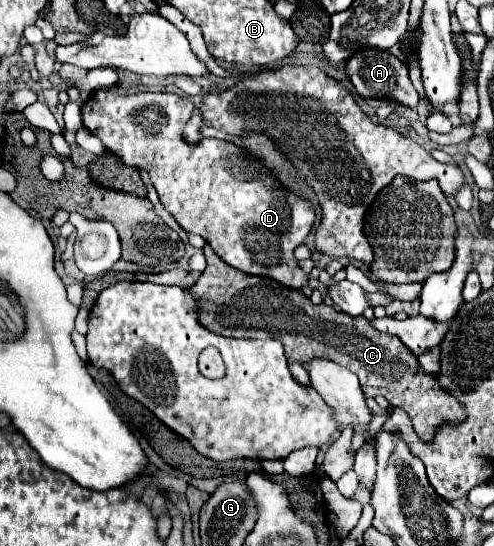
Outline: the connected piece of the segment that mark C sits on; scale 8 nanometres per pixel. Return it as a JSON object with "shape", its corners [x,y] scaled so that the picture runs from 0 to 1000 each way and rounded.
{"shape":[[[417,447],[417,495],[385,527],[401,549],[405,590],[445,612],[474,619],[563,619],[575,630],[583,663],[623,667],[636,656],[672,659],[717,681],[745,729],[773,722],[789,744],[810,744],[826,755],[842,795],[854,810],[874,810],[883,788],[899,777],[931,777],[943,769],[939,744],[919,725],[899,718],[883,689],[854,681],[846,656],[794,612],[765,608],[737,579],[704,579],[672,560],[636,560],[607,531],[563,520],[551,509],[494,502],[462,487]]]}

